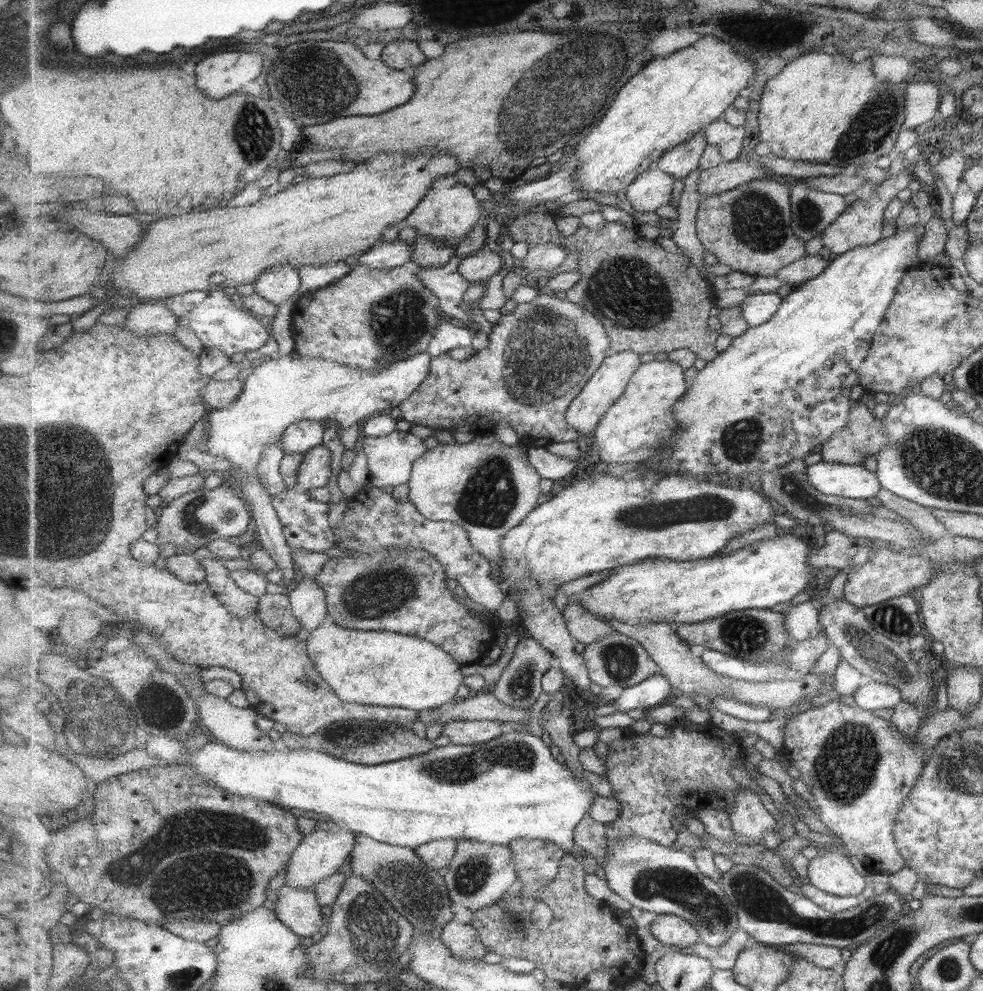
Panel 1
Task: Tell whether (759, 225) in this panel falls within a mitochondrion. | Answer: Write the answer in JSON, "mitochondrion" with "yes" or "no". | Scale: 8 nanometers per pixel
{"mitochondrion":"yes"}

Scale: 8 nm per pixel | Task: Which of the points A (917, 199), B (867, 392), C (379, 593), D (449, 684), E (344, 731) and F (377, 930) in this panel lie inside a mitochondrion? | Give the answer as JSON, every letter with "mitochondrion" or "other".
{"A":"other","B":"other","C":"mitochondrion","D":"other","E":"other","F":"mitochondrion"}

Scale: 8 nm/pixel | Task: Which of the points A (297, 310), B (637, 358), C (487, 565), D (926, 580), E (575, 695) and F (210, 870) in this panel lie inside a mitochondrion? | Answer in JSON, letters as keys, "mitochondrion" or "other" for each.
{"A":"other","B":"other","C":"other","D":"other","E":"other","F":"mitochondrion"}

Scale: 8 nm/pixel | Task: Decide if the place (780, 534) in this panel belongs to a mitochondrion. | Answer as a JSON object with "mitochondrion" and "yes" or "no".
{"mitochondrion":"no"}

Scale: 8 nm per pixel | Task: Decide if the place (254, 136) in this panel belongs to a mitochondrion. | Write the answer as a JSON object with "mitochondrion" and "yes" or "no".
{"mitochondrion":"yes"}

